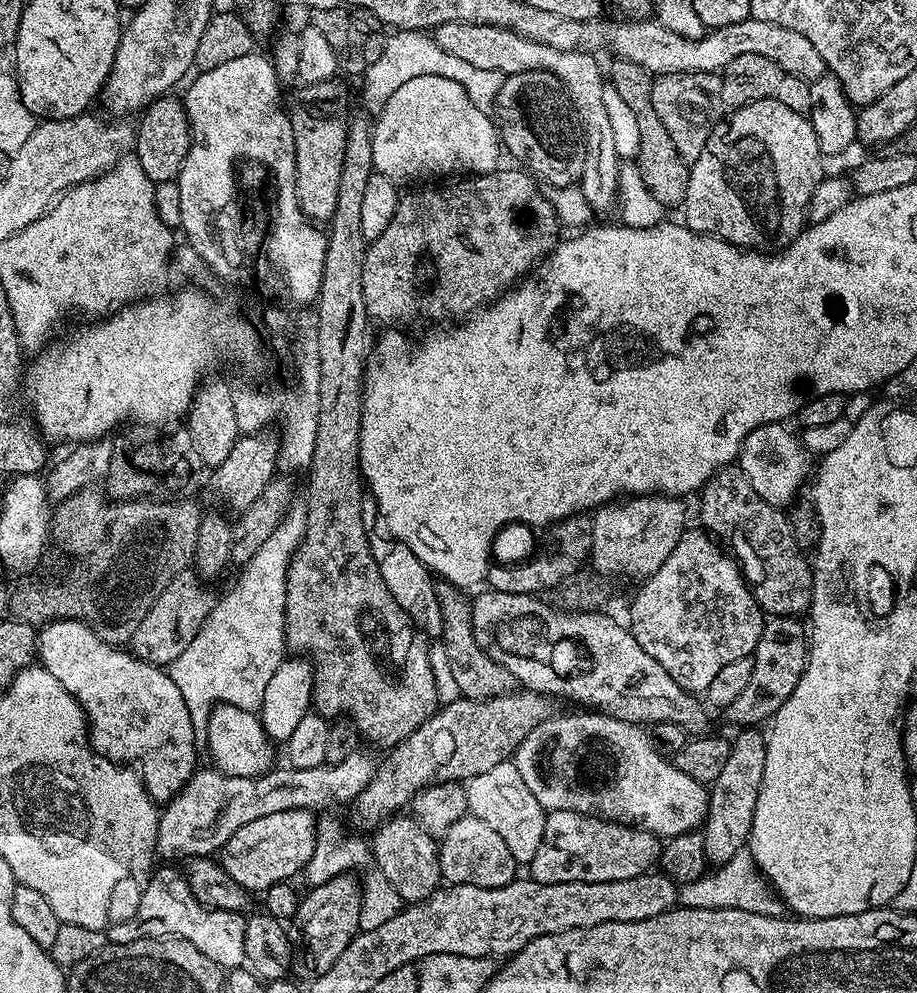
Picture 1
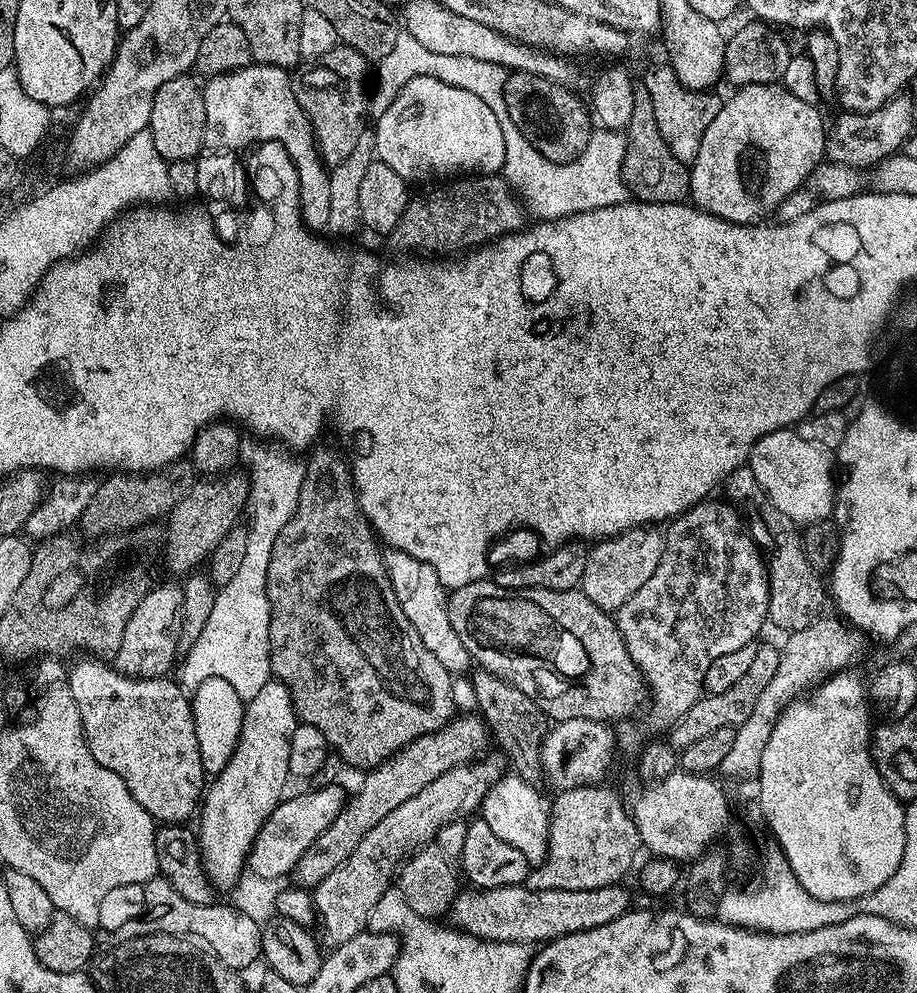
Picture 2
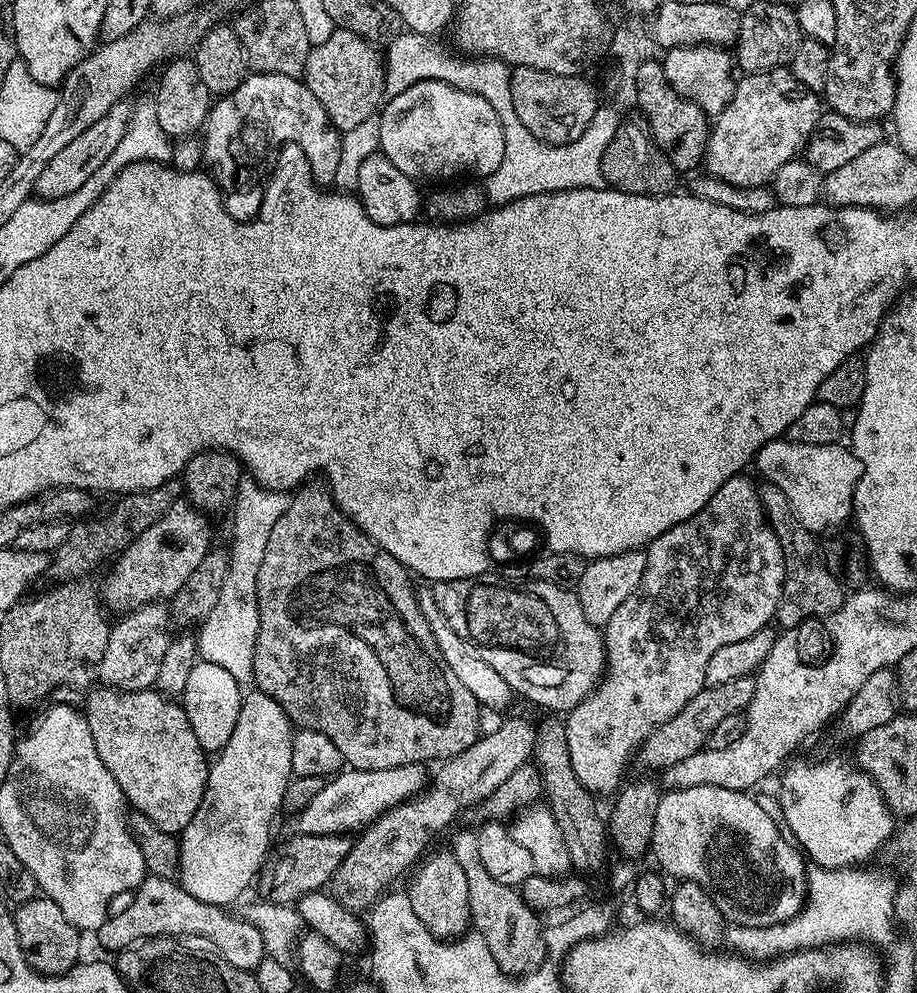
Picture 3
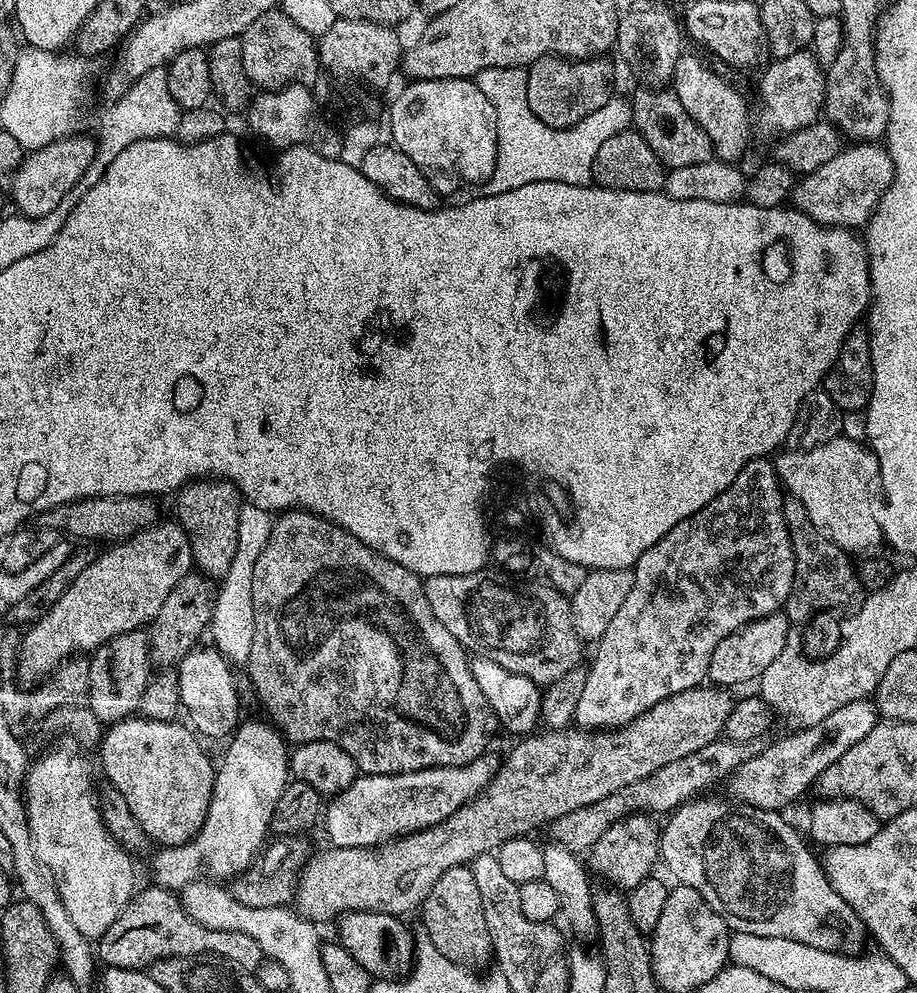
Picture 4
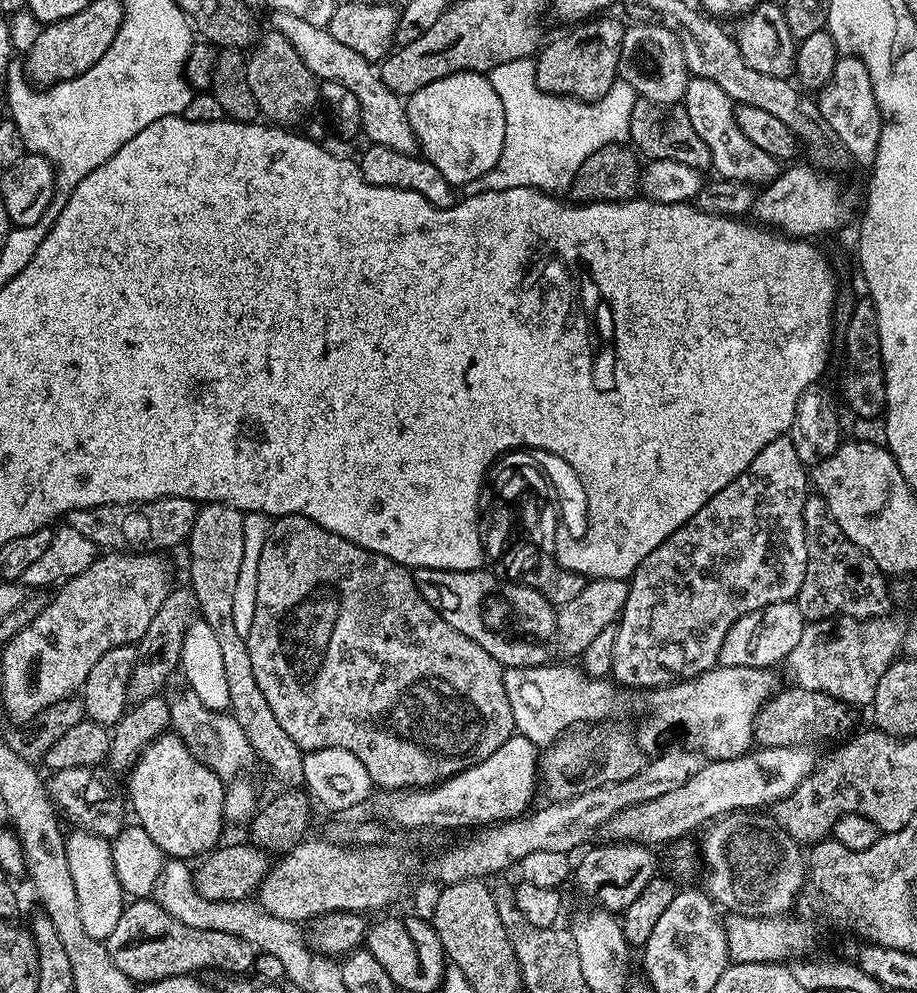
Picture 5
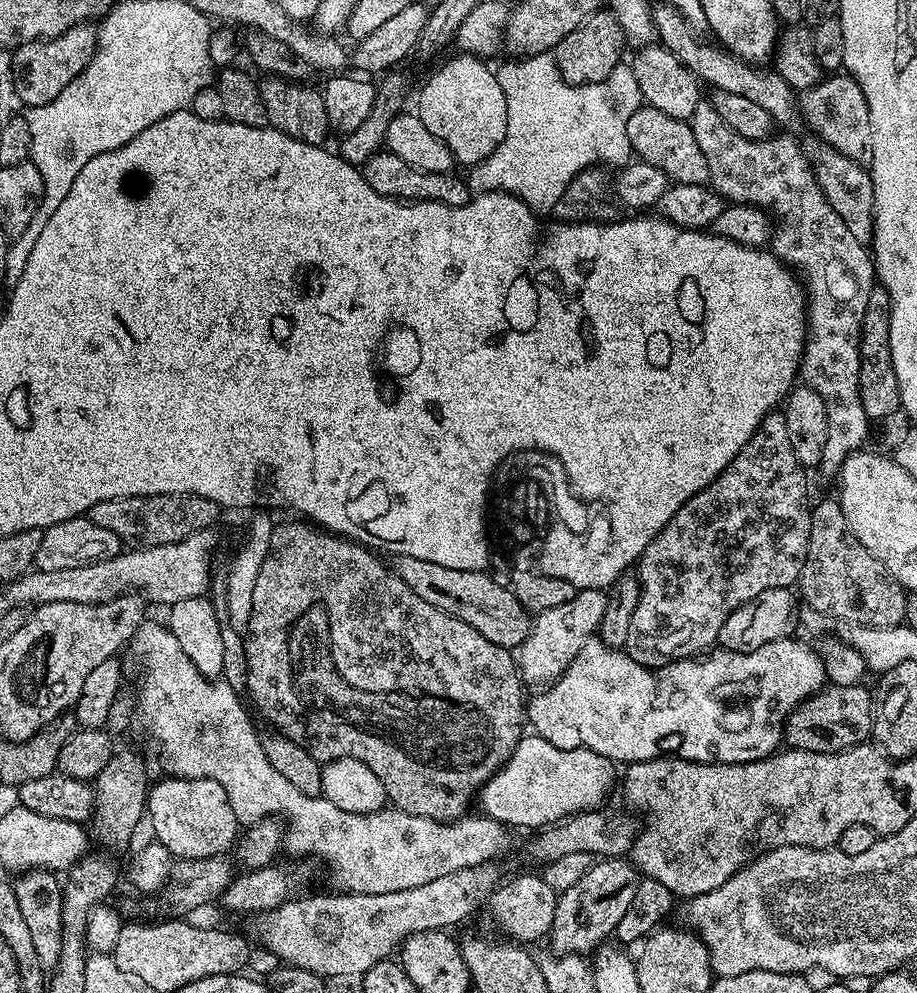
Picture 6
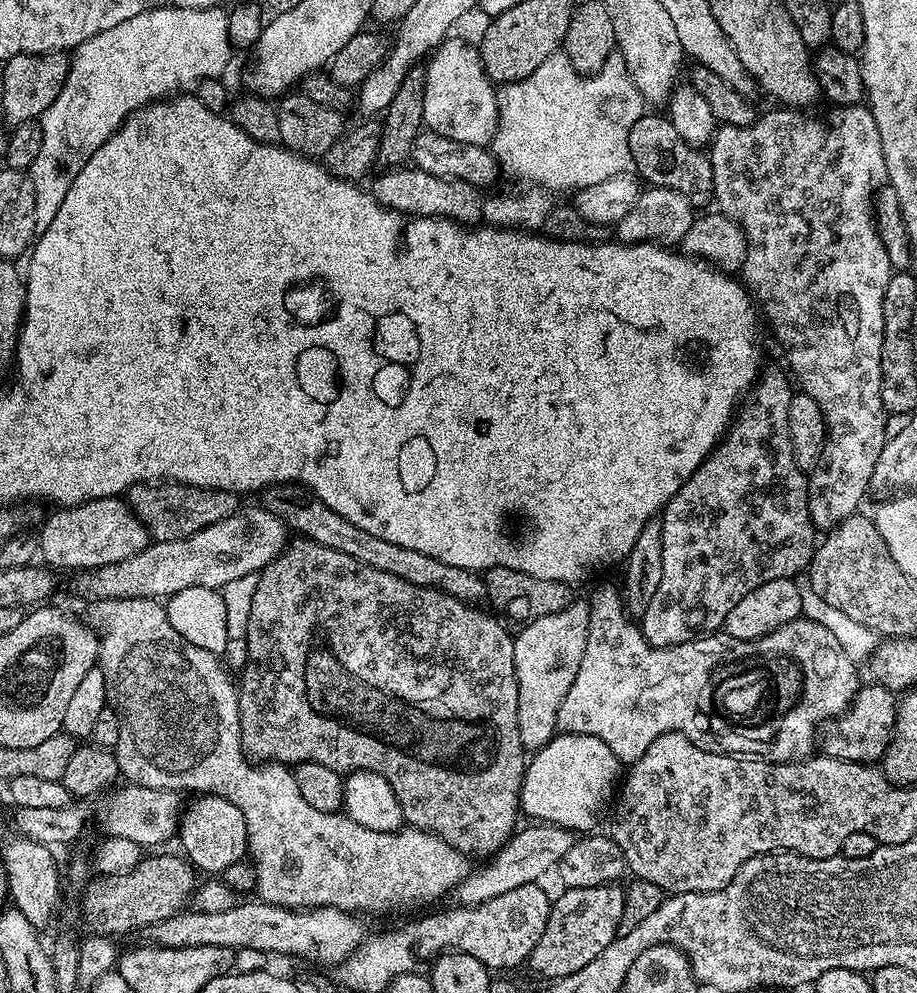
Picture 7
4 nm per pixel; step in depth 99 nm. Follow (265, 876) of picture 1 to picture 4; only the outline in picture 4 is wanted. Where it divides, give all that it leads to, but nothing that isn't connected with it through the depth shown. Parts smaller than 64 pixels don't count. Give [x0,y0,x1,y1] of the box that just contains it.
[322,755,502,848]

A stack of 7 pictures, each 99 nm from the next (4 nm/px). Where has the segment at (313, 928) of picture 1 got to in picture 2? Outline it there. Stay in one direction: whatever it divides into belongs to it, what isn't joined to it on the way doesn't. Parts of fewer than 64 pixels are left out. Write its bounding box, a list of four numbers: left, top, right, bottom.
[312,750,505,946]

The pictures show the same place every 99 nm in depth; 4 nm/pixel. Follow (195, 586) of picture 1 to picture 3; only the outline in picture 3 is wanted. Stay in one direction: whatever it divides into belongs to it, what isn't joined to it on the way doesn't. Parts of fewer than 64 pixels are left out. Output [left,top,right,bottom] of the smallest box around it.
[98,603,174,692]

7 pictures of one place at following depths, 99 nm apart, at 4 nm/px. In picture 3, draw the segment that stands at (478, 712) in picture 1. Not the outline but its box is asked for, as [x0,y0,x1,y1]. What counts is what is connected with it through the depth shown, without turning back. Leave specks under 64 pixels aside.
[258,834,353,905]

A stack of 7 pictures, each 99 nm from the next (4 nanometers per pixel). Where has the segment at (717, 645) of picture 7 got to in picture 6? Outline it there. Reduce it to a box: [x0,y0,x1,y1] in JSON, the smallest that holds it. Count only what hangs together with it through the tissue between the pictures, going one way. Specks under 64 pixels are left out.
[526,636,826,766]

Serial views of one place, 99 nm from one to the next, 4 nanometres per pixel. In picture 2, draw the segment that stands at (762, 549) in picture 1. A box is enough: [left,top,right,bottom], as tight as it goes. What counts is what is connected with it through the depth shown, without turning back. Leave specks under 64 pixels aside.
[726,466,826,634]

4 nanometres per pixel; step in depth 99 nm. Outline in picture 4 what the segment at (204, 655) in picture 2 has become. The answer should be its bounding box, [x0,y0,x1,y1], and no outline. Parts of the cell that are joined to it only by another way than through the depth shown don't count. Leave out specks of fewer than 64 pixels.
[211,503,273,666]

